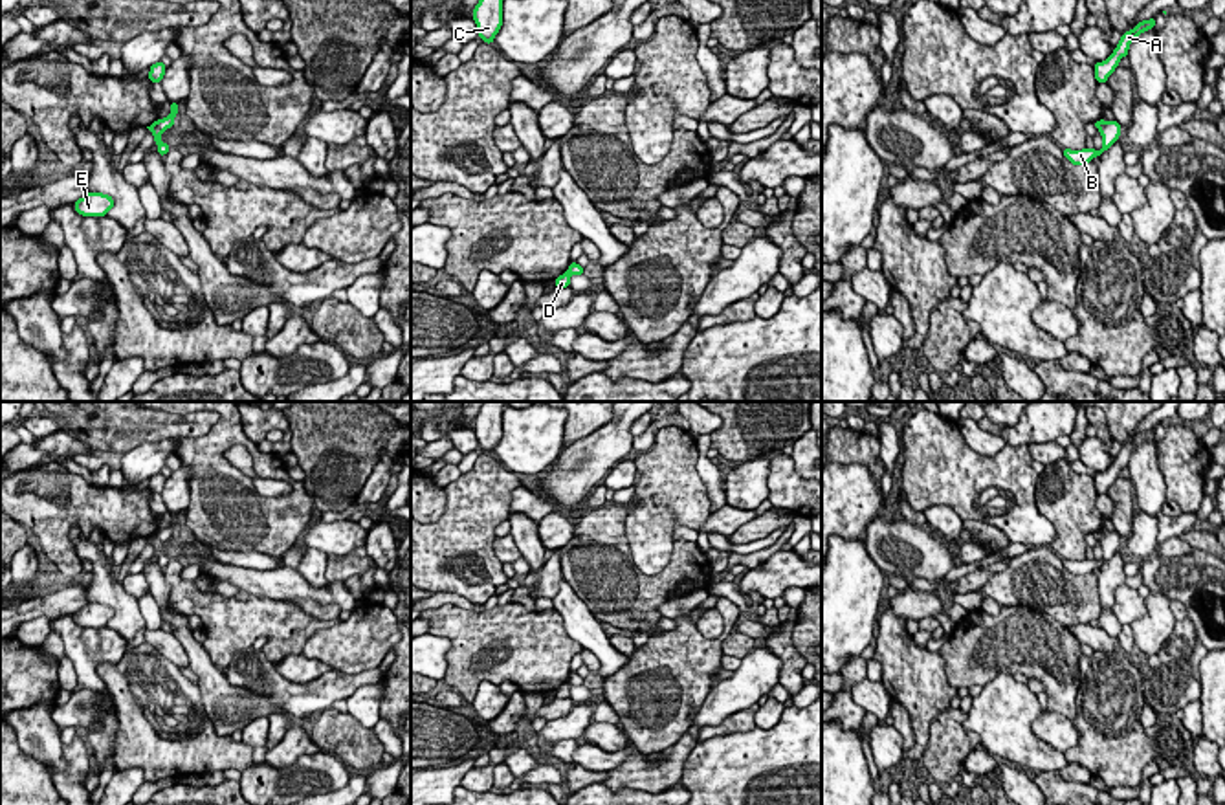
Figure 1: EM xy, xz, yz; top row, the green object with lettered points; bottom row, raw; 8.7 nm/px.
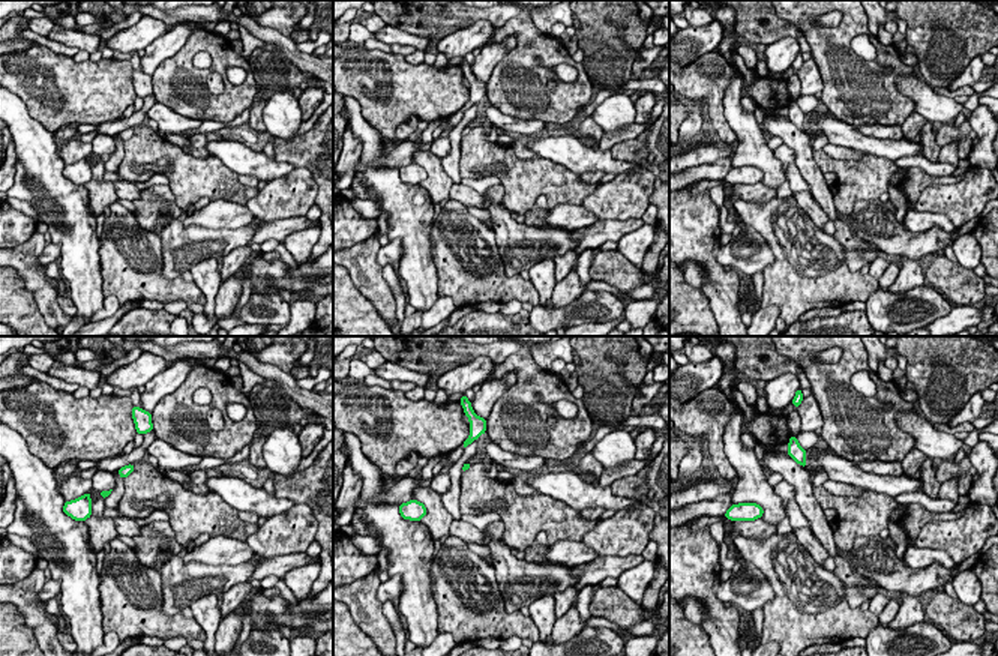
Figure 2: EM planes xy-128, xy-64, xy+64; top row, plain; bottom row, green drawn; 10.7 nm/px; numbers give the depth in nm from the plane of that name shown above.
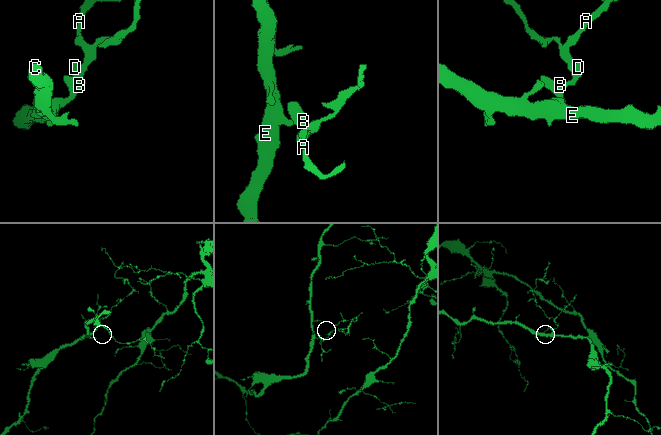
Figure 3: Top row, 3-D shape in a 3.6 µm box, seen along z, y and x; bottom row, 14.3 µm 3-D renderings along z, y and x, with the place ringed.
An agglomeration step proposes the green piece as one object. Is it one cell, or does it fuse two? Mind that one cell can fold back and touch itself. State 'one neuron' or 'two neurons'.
two neurons

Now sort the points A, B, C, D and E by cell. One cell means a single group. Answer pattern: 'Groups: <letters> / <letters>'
Groups: A / B C D E

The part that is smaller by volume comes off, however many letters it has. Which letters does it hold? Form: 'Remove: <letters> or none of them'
Remove: A

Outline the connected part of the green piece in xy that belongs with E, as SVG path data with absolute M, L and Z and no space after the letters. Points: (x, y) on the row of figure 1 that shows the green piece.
M88 193L73 207L83 216L105 216L114 207L114 198L103 193Z

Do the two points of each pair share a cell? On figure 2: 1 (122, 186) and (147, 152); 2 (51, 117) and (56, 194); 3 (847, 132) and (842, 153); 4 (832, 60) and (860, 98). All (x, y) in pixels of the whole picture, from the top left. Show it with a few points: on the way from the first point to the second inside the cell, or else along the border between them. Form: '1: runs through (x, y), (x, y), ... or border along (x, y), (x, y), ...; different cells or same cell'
1: border along (119, 177), (132, 183); different cells
2: border along (26, 110), (53, 134); different cells
3: border along (829, 141), (857, 149), (863, 153); different cells
4: runs through (841, 69), (854, 89); same cell

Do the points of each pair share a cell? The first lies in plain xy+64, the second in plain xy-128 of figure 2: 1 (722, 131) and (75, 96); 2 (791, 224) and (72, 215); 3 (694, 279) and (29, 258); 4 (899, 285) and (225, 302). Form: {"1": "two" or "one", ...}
{"1": "one", "2": "two", "3": "one", "4": "one"}

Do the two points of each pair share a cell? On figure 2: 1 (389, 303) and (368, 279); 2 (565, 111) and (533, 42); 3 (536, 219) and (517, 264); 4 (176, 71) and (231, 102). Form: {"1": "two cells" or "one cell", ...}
{"1": "one cell", "2": "one cell", "3": "two cells", "4": "one cell"}

